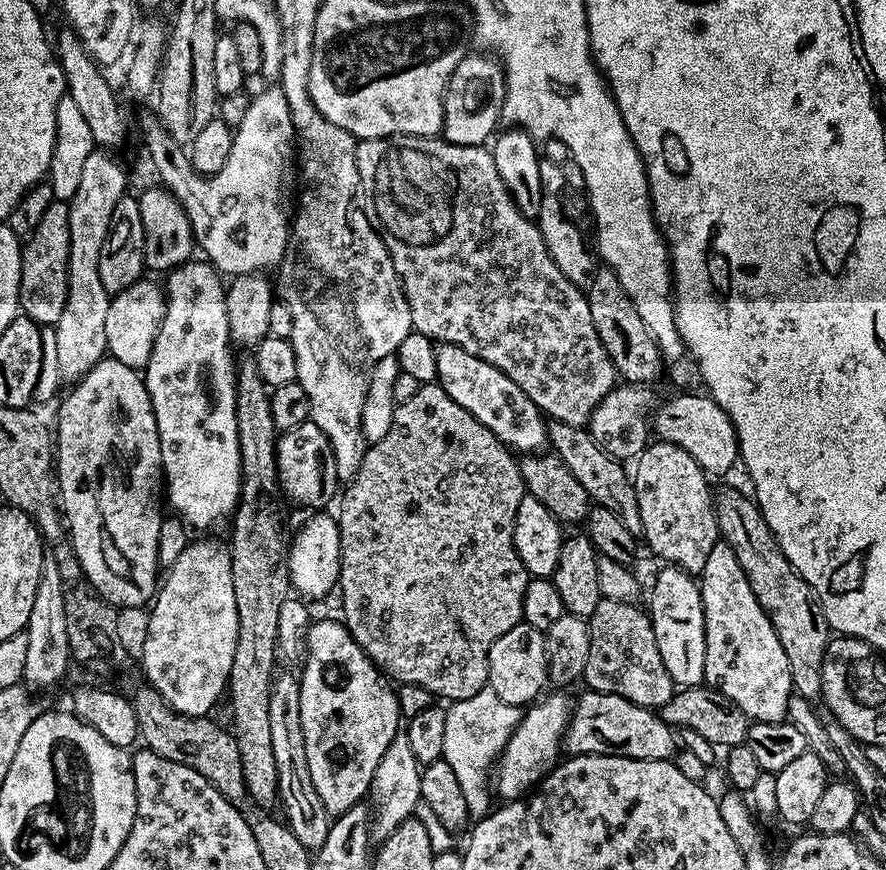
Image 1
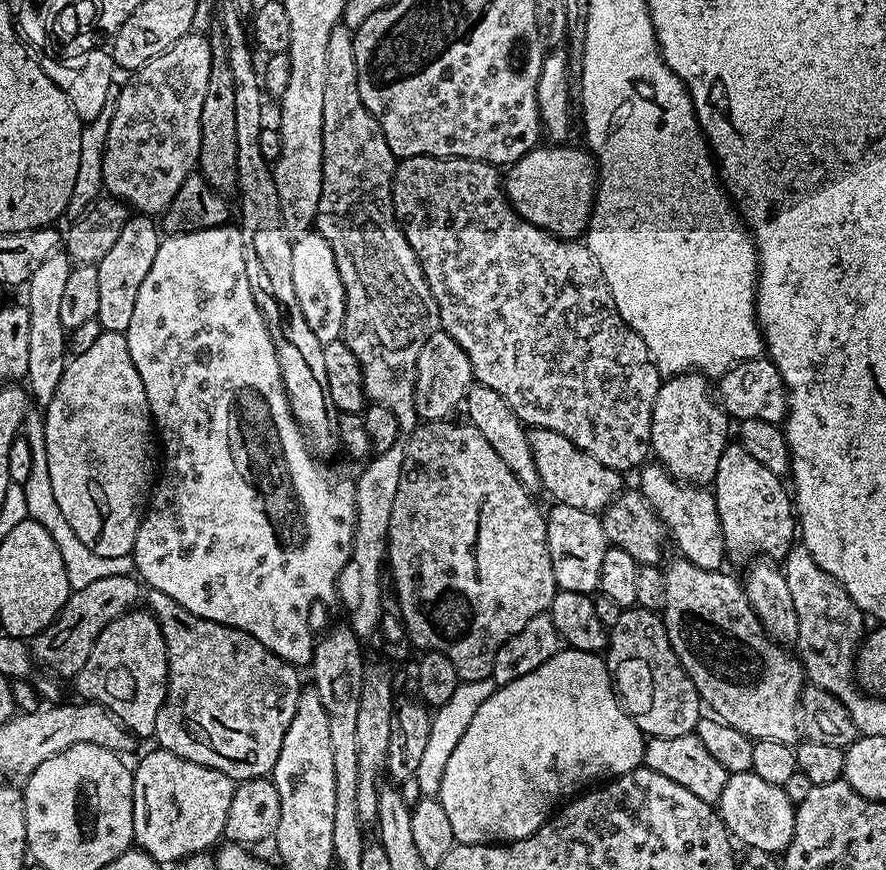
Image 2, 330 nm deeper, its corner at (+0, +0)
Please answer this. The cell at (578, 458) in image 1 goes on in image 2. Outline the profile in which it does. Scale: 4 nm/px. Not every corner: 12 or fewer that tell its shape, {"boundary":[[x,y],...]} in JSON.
{"boundary":[[663,565],[670,646],[711,715],[795,745],[799,659],[743,583]]}

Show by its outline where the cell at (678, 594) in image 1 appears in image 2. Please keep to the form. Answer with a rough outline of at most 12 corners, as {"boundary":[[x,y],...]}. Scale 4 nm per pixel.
{"boundary":[[659,462],[640,491],[683,559],[726,564],[716,497]]}

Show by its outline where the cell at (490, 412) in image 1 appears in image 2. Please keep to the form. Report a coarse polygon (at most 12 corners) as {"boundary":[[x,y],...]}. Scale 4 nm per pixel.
{"boundary":[[528,434],[540,488],[555,503],[601,513],[621,473],[566,434]]}

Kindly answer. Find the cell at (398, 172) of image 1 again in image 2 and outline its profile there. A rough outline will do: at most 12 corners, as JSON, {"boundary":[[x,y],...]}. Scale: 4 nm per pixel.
{"boundary":[[485,160],[392,212],[475,383],[627,473],[662,377],[587,243]]}

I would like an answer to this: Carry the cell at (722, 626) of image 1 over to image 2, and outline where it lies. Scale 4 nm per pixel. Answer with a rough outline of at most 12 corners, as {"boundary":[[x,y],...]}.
{"boundary":[[730,442],[714,481],[727,559],[783,561],[785,481]]}

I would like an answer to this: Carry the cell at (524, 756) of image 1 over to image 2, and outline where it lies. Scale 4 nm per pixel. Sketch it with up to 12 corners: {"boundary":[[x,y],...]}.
{"boundary":[[607,663],[482,702],[438,799],[456,844],[530,838],[641,767]]}

